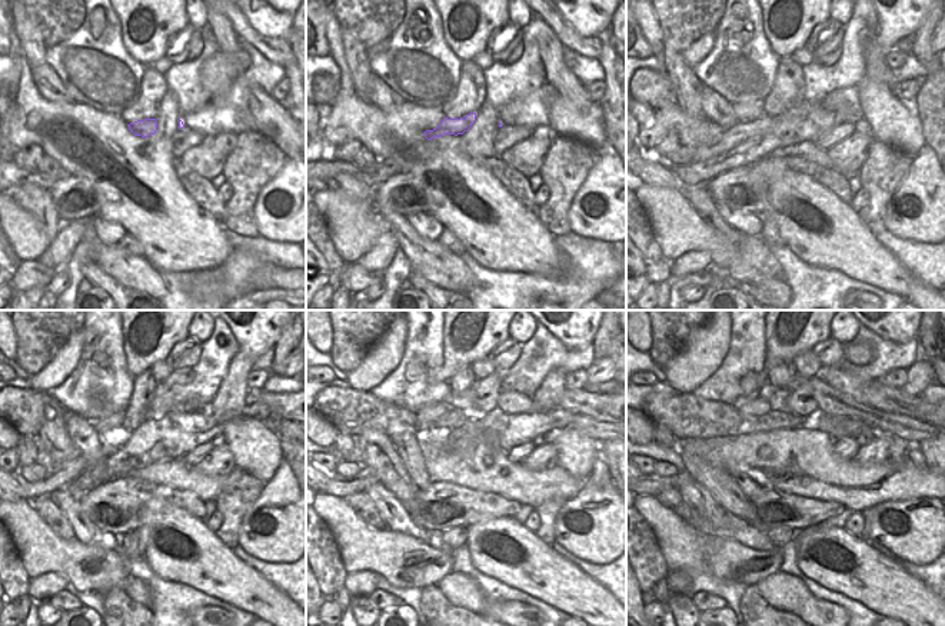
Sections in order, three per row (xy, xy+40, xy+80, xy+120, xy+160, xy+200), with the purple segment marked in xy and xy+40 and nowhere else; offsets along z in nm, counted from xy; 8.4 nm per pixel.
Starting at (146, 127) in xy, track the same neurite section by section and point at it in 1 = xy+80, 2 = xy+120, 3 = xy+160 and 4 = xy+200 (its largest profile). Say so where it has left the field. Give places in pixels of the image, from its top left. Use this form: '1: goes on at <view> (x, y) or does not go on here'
1: goes on at xy+80 (739, 132)
2: goes on at xy+120 (55, 479)
3: goes on at xy+160 (338, 486)
4: goes on at xy+200 (655, 486)

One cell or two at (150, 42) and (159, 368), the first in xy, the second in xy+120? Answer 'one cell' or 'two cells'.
two cells

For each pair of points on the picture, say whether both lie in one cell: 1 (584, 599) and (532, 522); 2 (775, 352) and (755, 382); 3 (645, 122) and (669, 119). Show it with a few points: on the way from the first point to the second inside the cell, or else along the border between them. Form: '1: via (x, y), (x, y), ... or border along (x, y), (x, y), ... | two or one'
1: border along (523, 525), (535, 532) | two
2: via (771, 359), (762, 375) | one
3: border along (655, 110), (655, 119), (642, 129) | two

